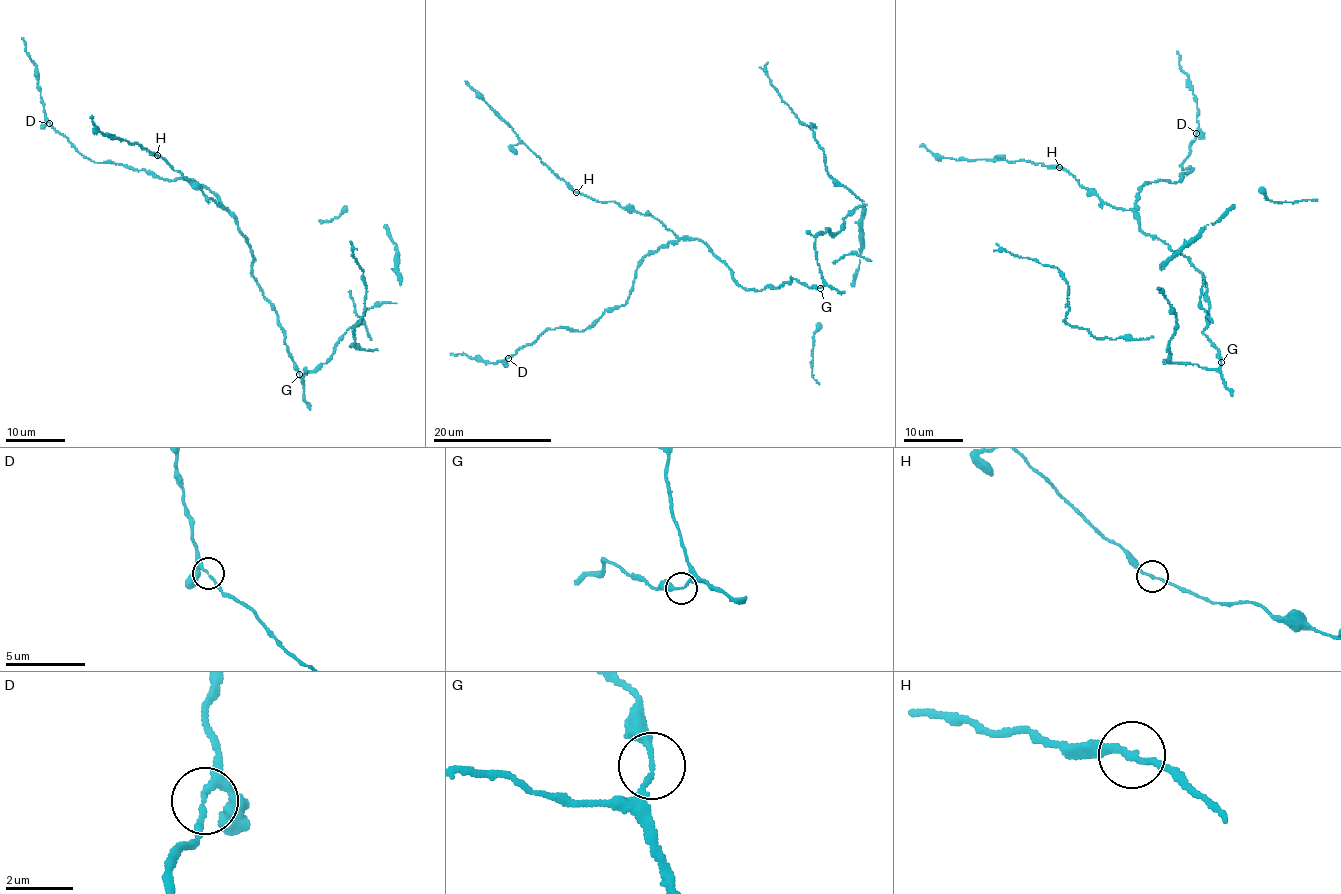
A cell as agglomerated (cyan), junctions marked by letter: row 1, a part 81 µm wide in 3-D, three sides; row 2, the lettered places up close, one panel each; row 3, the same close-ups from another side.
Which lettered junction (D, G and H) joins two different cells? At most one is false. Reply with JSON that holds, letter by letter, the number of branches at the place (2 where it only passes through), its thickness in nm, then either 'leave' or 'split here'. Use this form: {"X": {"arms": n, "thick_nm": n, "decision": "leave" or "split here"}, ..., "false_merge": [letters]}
{"D": {"arms": 3, "thick_nm": 150, "decision": "leave"}, "G": {"arms": 2, "thick_nm": 170, "decision": "leave"}, "H": {"arms": 2, "thick_nm": 150, "decision": "leave"}, "false_merge": []}

